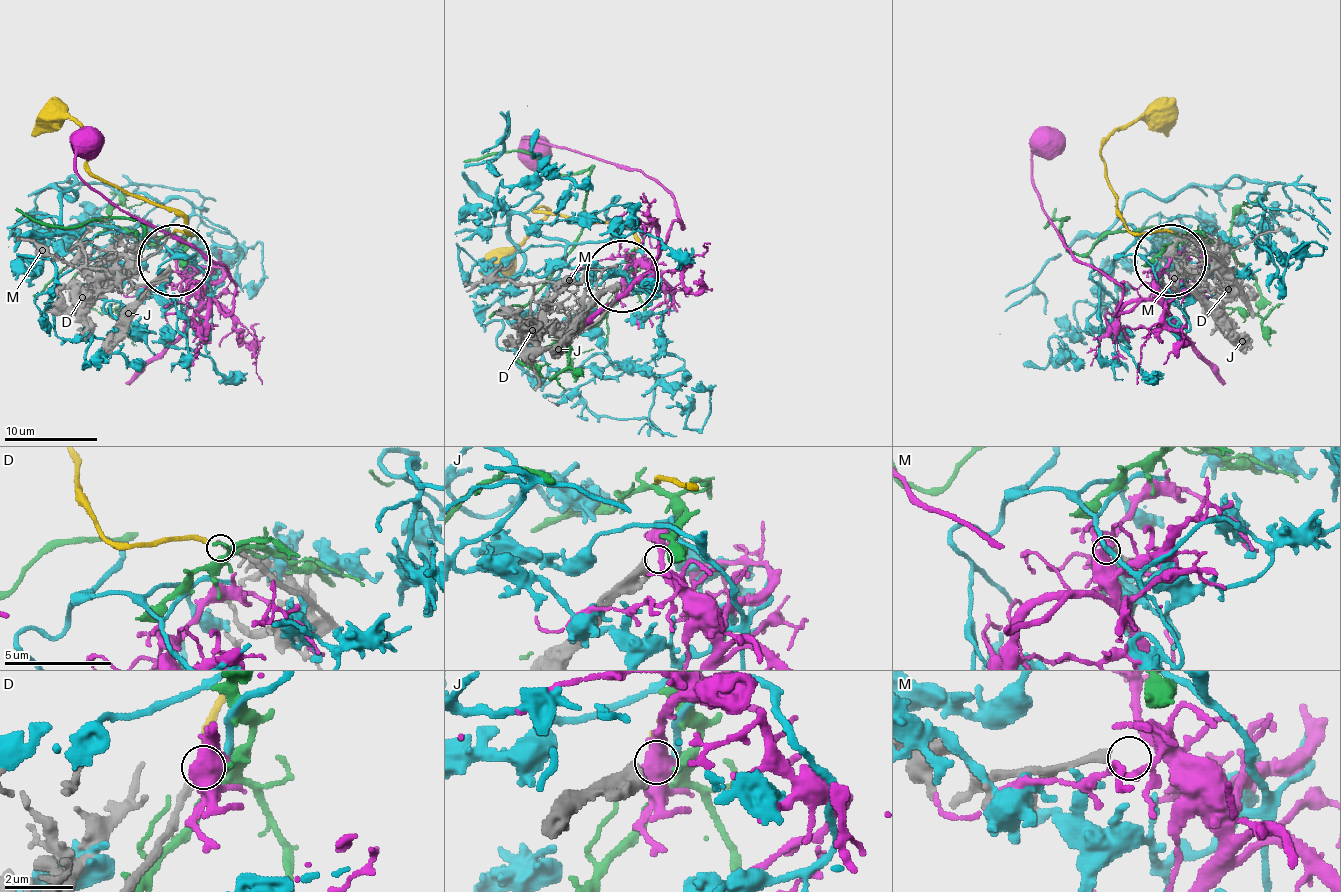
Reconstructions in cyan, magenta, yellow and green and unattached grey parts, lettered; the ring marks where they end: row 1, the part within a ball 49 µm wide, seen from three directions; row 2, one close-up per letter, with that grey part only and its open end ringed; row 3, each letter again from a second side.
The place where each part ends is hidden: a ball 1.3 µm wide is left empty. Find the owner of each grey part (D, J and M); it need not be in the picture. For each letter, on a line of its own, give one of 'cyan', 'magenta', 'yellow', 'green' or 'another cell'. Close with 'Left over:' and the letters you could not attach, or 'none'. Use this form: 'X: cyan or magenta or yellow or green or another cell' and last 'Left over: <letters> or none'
D: yellow
J: another cell
M: another cell
Left over: J, M

